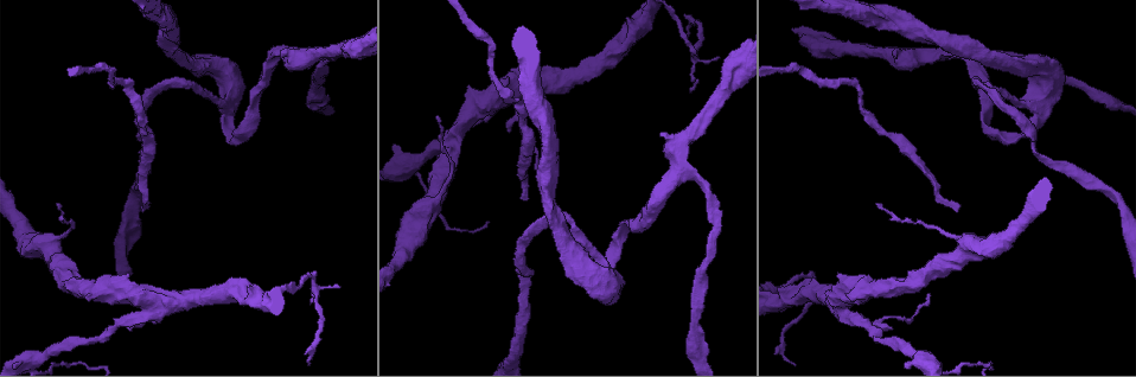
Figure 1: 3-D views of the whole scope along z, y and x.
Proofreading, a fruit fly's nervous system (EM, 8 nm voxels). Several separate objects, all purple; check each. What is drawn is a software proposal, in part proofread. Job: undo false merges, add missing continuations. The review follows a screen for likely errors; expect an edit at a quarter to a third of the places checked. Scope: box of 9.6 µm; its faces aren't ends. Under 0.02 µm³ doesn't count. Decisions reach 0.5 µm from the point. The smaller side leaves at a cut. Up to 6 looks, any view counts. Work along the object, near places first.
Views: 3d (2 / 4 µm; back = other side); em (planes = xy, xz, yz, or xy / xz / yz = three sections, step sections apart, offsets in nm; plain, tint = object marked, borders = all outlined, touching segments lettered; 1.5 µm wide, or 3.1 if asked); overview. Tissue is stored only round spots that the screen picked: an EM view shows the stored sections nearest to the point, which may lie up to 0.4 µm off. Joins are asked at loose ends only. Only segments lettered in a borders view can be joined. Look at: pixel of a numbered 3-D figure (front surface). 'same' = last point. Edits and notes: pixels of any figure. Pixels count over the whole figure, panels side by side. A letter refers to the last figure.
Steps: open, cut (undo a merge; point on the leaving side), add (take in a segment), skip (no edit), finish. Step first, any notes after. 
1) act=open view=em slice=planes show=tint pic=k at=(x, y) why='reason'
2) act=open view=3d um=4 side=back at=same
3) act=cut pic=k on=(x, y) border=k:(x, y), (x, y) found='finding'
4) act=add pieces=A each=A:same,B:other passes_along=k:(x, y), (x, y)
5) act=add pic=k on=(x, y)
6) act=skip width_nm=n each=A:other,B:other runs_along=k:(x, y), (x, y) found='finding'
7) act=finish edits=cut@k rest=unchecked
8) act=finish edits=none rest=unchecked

act=open view=3d um=4 side=back pic=1 at=(1039, 153) why='a narrow waist'

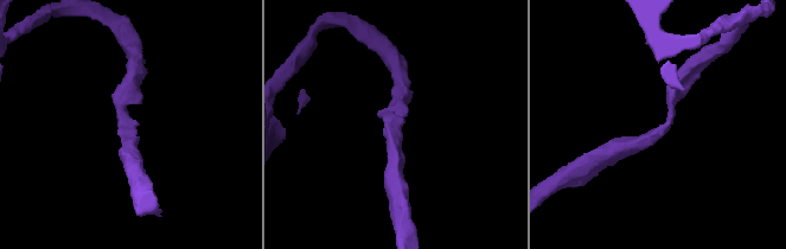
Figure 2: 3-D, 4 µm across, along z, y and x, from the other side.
act=open view=em slice=planes show=tint pic=2 at=(663, 126) arm_widths_nm=200,220 why='now the EM'

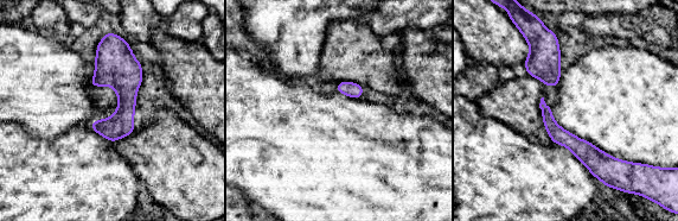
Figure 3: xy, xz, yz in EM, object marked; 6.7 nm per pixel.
act=open view=em slice=planes show=borders at=same why='what lies round it'

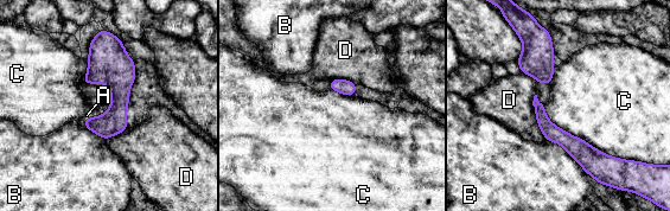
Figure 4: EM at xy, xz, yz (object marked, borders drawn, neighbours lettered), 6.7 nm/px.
act=skip width_nm=140 each=A:other,B:other,C:other,D:other border=4:(544, 104), (559, 127), (637, 161) found='all the same cell'

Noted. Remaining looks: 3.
act=open view=em slice=xy step=4 show=tint pic=1 at=(142, 211) why='thin end'

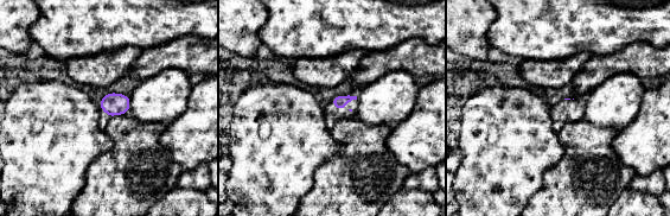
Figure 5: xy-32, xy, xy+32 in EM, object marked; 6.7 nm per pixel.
act=open view=em slice=yz step=4 show=borders at=same

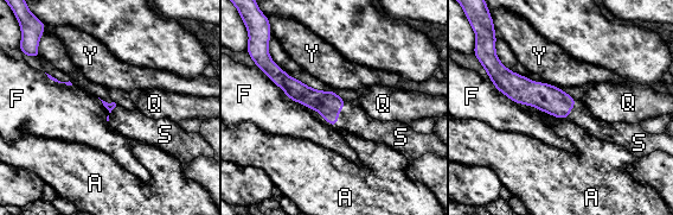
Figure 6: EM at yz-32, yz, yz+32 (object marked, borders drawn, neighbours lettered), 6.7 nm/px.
act=add pieces=S each=A:other,F:other,Q:other,S:same,Y:other passes_along=6:(327, 103), (338, 114), (353, 119) found='it goes on there'

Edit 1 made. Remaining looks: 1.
act=finish edits=add@6 rest=unchecked

